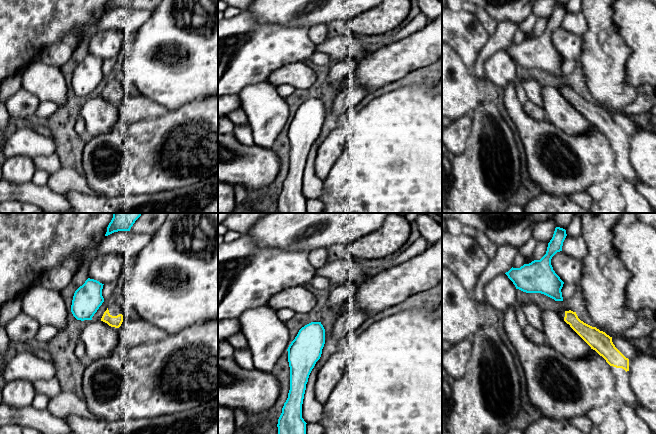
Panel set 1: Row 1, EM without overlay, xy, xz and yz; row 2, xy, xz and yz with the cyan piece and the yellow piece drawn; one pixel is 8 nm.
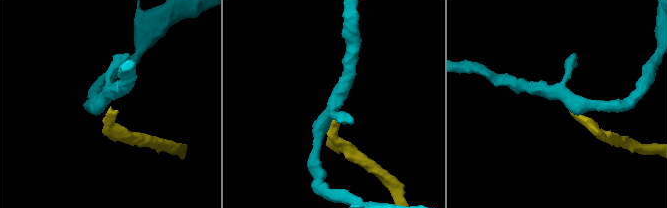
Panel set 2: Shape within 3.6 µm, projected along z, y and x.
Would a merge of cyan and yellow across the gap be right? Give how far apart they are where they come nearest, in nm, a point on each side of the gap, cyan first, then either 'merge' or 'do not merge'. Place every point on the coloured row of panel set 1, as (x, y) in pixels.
60 nm | xy (101, 304), (107, 308) | do not merge

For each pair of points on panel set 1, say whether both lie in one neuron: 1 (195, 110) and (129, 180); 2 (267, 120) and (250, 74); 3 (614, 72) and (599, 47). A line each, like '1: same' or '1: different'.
1: same
2: different
3: same

